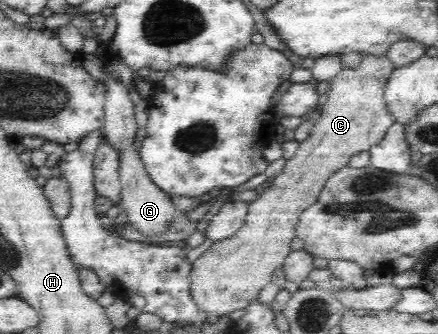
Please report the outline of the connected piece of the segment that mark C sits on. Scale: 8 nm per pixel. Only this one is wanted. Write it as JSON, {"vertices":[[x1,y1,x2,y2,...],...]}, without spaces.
{"vertices":[[366,54,359,64,356,70,348,70,344,67,344,70,340,70,340,73,329,82,329,91,321,103,321,115,316,117,317,124,312,128,308,138,300,142,296,154,286,160,281,173,272,179,270,186,249,204,248,215,240,230,212,244,191,264,189,291,200,311,221,317,234,310,242,310,258,300,259,292,272,280,274,270,281,267,290,254,290,244,295,237,297,221,301,213,305,212,310,205,315,204,317,196,332,174,336,174,340,168,348,165,352,156,364,150,369,151,372,145,378,144,384,138,386,131,394,124,395,120,391,112,388,112,385,100,386,85,395,72,391,58,386,58,384,55,382,58,376,58,374,55]]}

